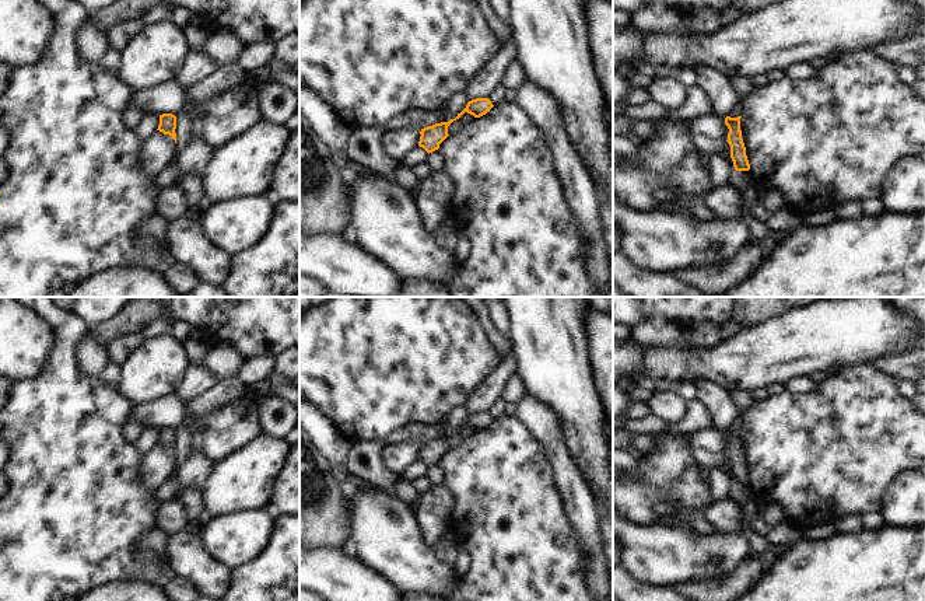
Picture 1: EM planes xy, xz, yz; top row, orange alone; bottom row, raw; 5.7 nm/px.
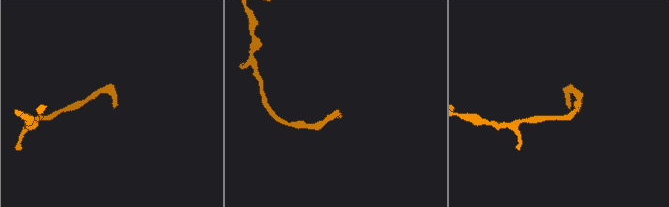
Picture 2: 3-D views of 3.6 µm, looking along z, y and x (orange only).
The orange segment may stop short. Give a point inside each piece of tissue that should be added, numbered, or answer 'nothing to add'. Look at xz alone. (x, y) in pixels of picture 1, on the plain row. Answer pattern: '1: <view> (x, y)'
nothing to add

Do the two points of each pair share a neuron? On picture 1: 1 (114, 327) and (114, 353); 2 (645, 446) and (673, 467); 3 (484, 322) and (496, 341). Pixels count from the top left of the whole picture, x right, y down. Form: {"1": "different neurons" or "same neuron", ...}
{"1": "different neurons", "2": "different neurons", "3": "same neuron"}

